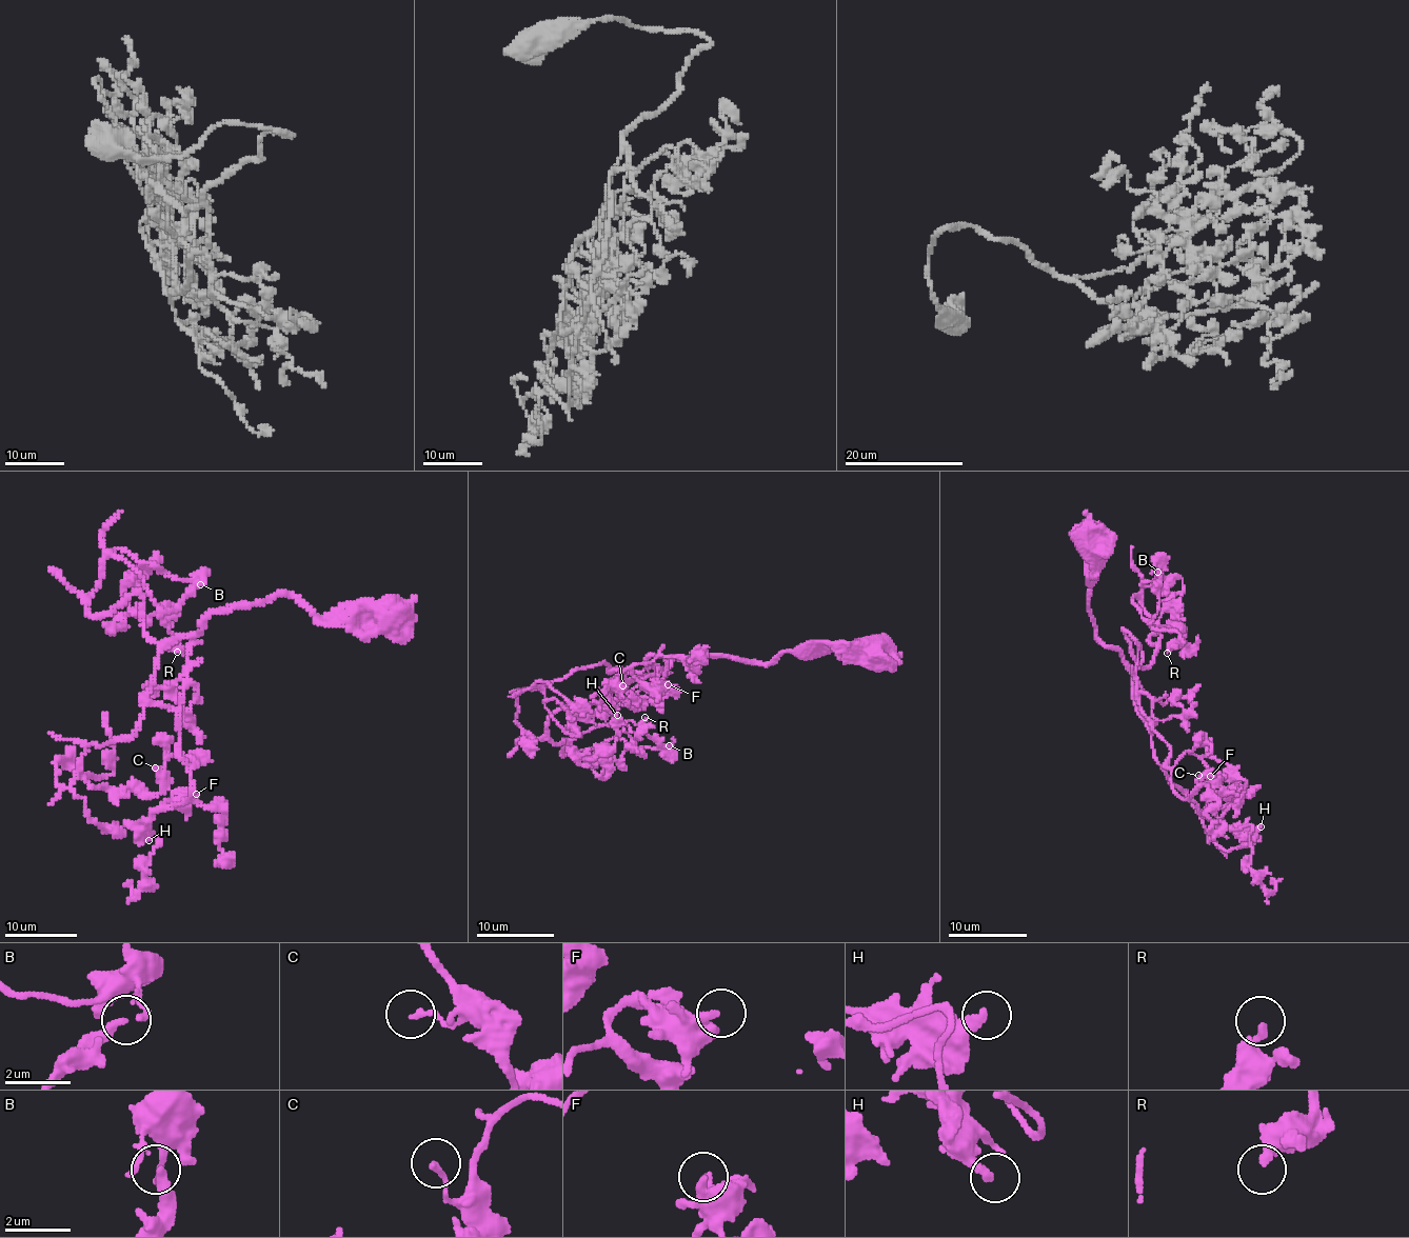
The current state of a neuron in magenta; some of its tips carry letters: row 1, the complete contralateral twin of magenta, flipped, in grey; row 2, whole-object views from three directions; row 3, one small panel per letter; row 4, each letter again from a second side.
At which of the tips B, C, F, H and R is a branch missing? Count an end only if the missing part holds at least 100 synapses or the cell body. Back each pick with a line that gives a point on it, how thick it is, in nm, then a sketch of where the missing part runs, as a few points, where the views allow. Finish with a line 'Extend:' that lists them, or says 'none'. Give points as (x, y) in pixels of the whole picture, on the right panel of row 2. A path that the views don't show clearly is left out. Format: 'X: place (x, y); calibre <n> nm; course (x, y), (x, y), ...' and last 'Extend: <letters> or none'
Extend: none

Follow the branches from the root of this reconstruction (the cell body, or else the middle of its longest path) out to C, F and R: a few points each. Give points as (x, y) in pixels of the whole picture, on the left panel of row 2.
C: (388, 619), (290, 595), (216, 608), (149, 692), (195, 765), (155, 767)
F: (388, 619), (319, 618), (275, 595), (172, 640), (149, 700), (179, 713), (192, 795), (164, 807), (196, 794)
R: (388, 619), (319, 618), (275, 595), (156, 641), (136, 593), (86, 613), (106, 557), (139, 575), (177, 652)

